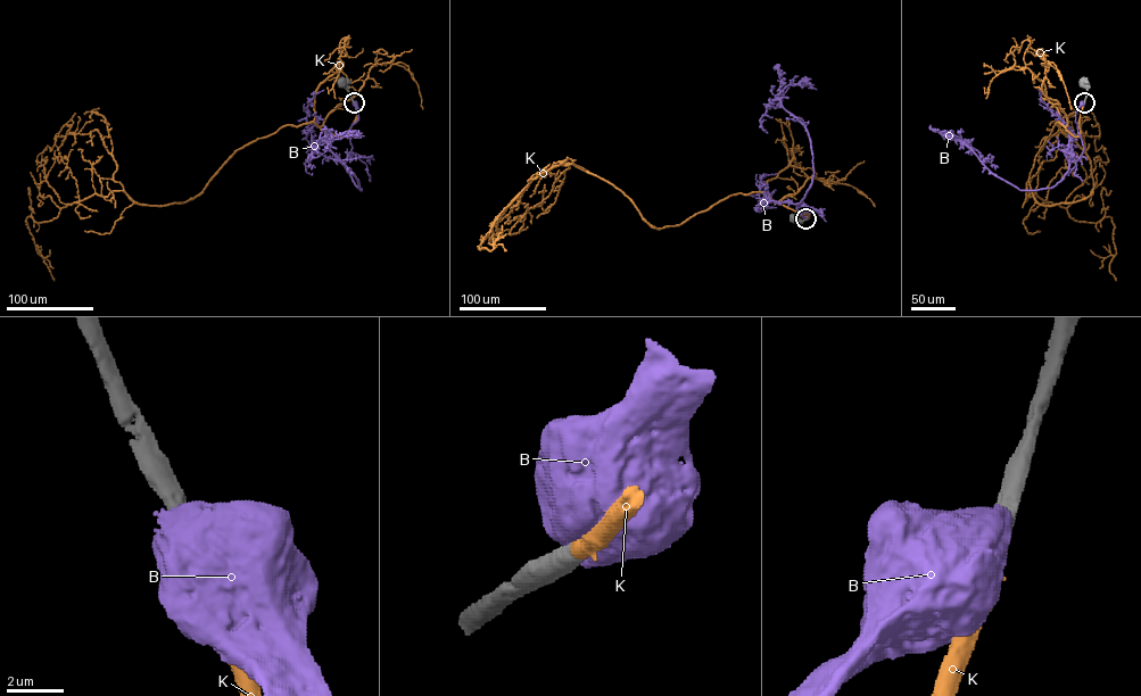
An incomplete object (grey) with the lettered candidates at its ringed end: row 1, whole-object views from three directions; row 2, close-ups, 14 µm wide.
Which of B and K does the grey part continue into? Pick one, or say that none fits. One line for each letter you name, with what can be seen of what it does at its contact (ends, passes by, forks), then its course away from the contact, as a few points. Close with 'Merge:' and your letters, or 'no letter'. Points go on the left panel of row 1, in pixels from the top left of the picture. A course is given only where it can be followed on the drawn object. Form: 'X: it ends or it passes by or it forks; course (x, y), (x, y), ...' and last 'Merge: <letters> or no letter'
K: it ends; course (354, 102), (346, 135), (284, 125), (185, 201), (112, 191), (27, 216), (55, 281)
Merge: K

